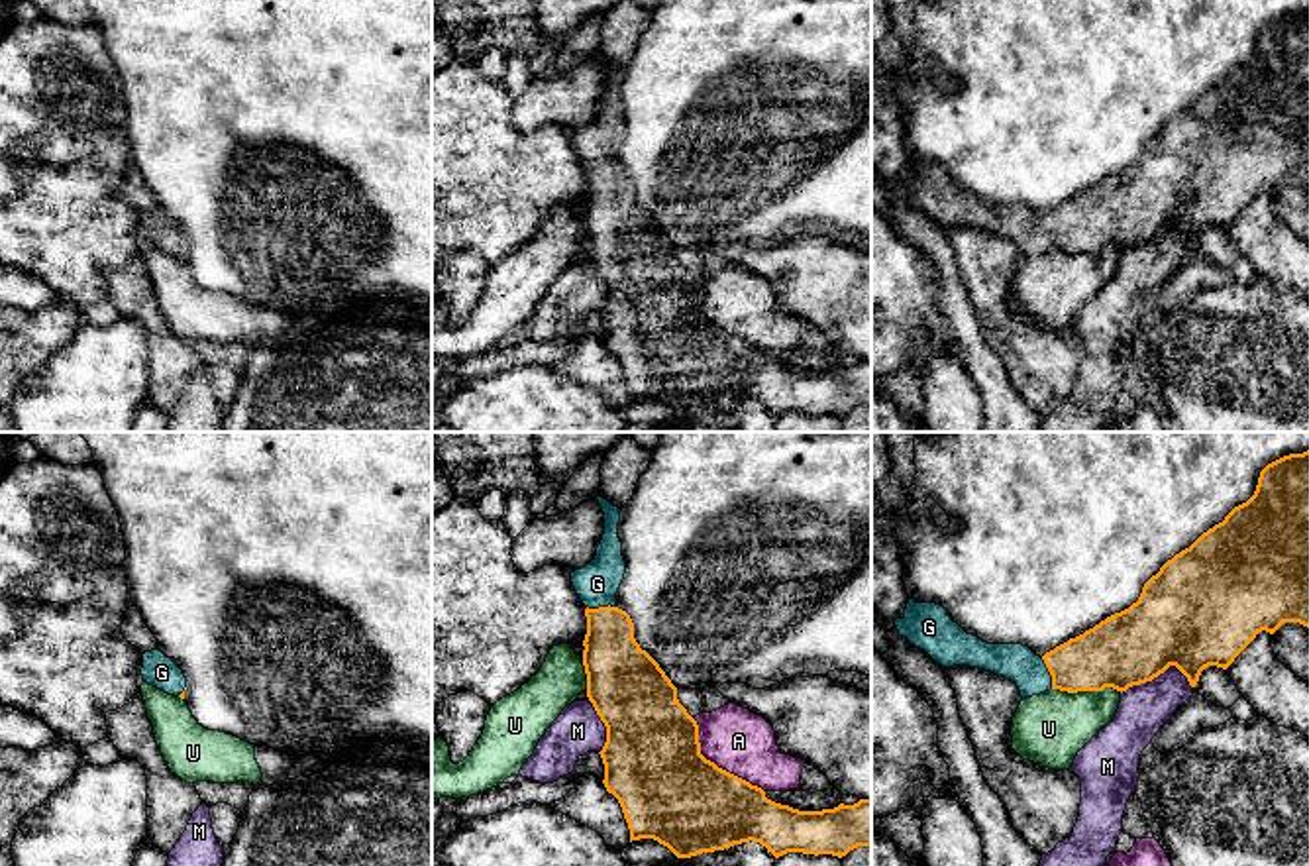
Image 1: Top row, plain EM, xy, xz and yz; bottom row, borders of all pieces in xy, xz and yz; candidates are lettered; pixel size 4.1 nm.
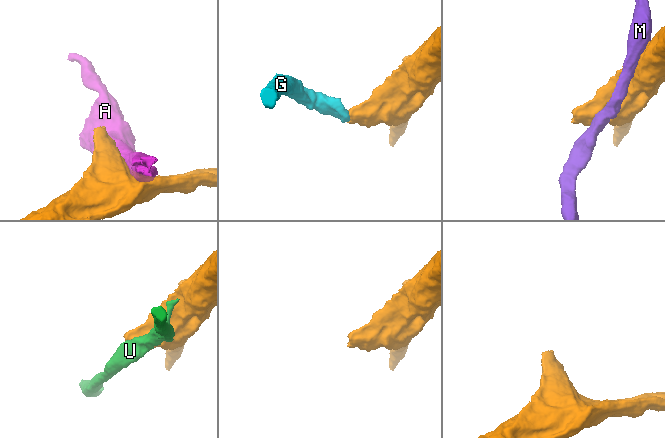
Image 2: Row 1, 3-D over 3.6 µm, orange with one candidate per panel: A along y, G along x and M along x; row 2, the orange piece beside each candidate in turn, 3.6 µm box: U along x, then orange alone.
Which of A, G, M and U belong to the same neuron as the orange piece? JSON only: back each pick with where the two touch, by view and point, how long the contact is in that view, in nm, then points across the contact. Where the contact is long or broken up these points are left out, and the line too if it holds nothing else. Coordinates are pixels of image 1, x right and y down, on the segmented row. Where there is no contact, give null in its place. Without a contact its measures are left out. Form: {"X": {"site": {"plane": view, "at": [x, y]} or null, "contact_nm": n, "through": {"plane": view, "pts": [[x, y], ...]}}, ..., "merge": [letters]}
{"G": {"site": {"plane": "yz", "at": [1050, 674]}, "contact_nm": 140, "through": {"plane": "yz", "pts": [[1107, 654], [1050, 674], [1033, 674], [1017, 662]]}}, "merge": ["G"]}

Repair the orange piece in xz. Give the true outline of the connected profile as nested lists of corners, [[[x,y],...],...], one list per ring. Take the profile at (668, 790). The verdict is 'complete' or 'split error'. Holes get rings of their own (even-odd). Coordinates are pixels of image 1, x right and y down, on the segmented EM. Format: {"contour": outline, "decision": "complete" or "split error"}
{"contour": [[[602,497],[597,501],[604,513],[604,534],[595,560],[571,571],[571,583],[587,607],[583,640],[587,697],[606,727],[606,742],[599,752],[604,764],[602,784],[622,807],[630,842],[654,839],[677,858],[750,840],[765,846],[775,858],[787,852],[842,858],[858,846],[871,846],[871,799],[822,811],[799,811],[767,799],[761,787],[701,754],[697,721],[679,703],[677,687],[659,664],[636,642],[630,615],[616,607],[616,593],[626,573],[618,538],[620,509]]], "decision": "split error"}

